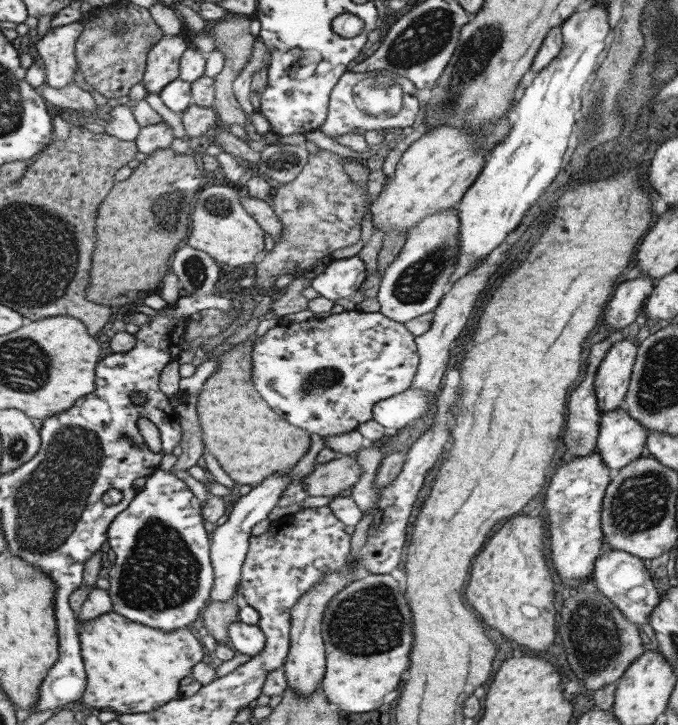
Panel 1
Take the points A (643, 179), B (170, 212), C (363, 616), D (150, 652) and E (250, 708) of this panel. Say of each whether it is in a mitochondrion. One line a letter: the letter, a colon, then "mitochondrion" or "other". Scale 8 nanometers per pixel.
A: other
B: mitochondrion
C: mitochondrion
D: other
E: other

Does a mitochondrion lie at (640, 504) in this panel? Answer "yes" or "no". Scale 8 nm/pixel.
yes

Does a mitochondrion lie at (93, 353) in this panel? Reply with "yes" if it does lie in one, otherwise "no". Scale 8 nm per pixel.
no

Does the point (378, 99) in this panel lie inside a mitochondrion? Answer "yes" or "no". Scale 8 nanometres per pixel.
yes

